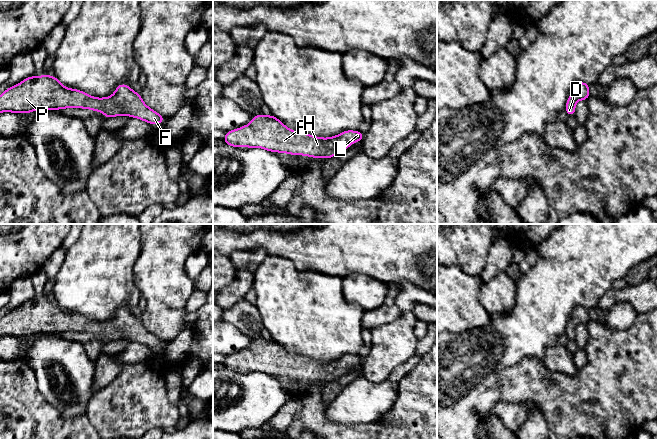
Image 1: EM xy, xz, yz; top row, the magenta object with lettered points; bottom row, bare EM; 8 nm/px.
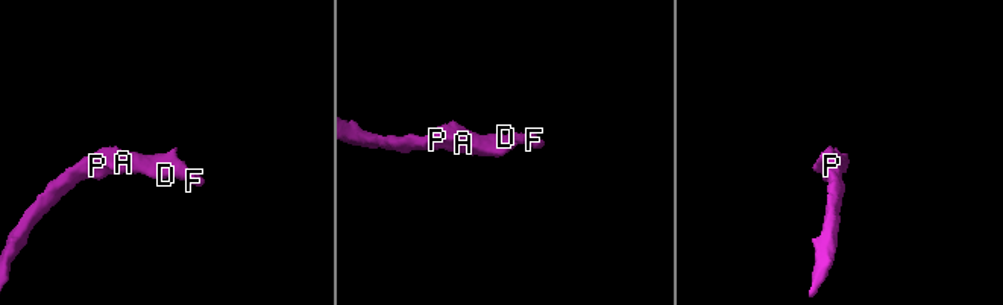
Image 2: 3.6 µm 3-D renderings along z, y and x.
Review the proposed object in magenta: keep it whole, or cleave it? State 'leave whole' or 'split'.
leave whole

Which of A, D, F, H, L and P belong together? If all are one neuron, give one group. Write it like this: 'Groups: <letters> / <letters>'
Groups: A D F H L P

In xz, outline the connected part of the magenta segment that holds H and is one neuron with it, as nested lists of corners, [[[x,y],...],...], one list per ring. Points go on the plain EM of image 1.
[[[259,338],[253,341],[250,348],[228,355],[223,364],[232,371],[259,371],[271,376],[328,383],[363,362],[359,354],[346,354],[330,362],[315,361],[288,353],[273,339]]]

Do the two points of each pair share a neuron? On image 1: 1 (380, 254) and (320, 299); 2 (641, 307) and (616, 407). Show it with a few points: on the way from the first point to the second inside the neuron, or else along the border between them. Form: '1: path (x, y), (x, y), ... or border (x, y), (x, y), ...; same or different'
1: border (318, 272), (336, 275), (341, 278); different
2: border (646, 311), (638, 314); different

